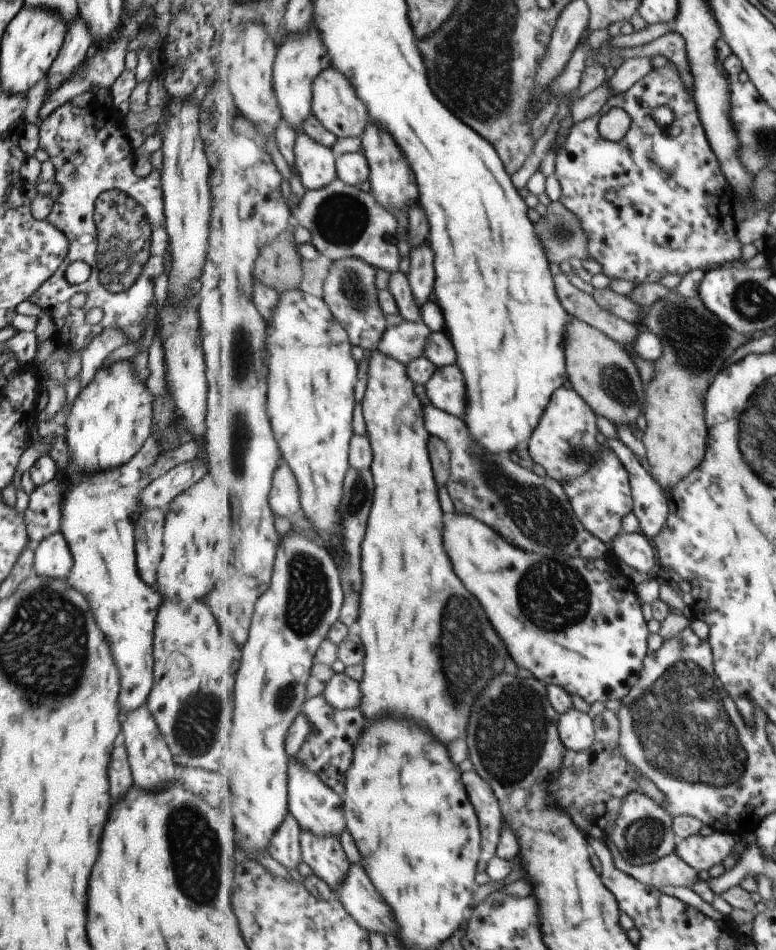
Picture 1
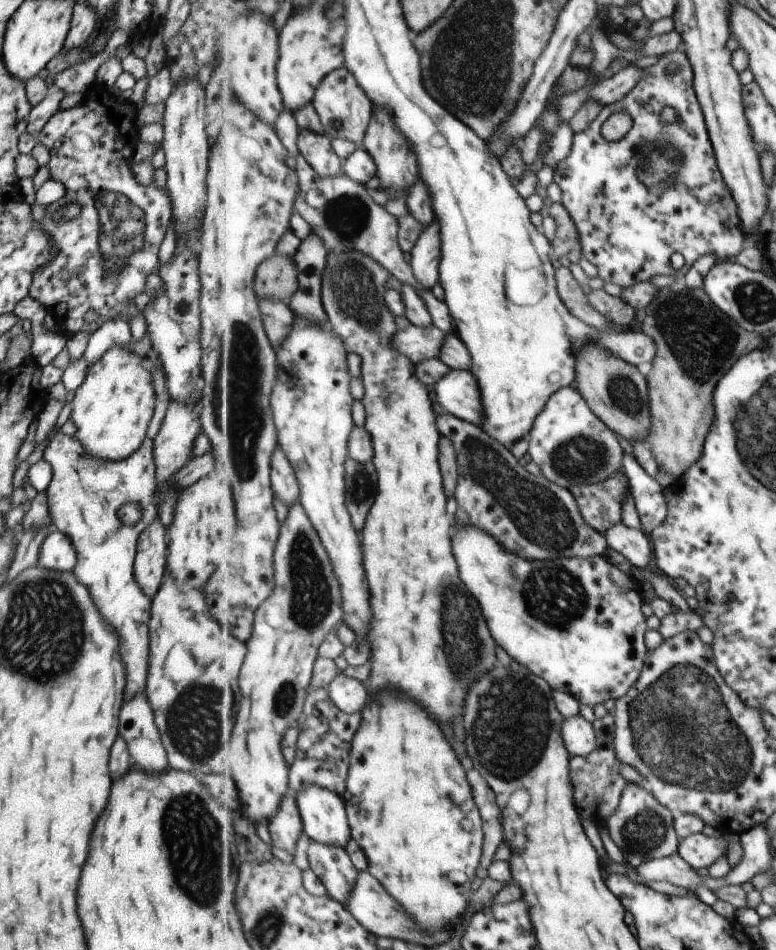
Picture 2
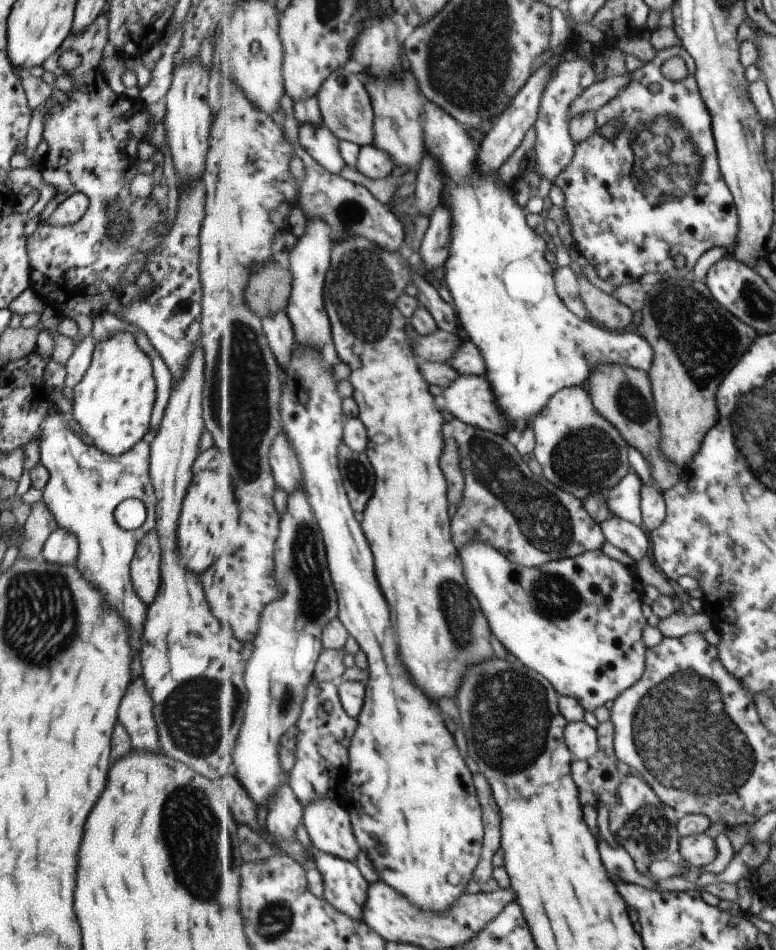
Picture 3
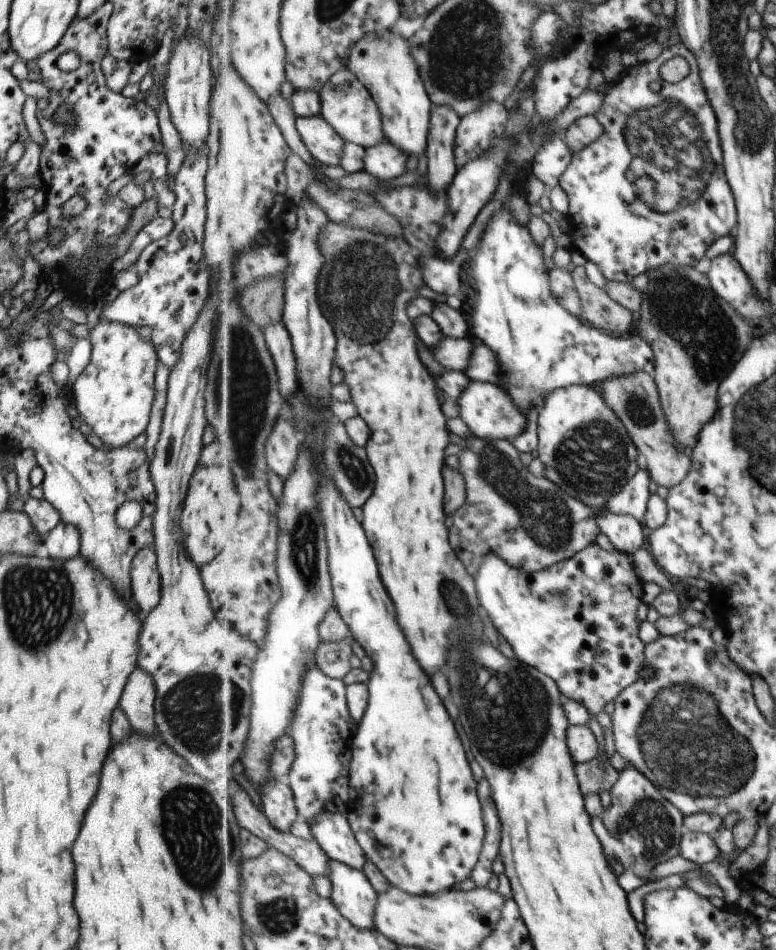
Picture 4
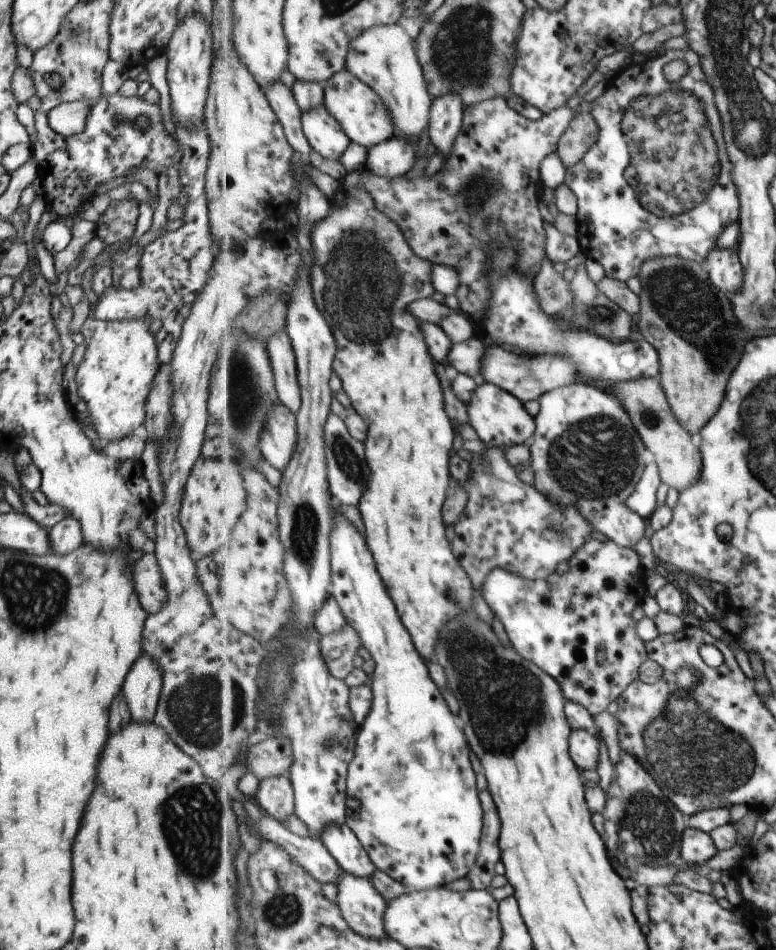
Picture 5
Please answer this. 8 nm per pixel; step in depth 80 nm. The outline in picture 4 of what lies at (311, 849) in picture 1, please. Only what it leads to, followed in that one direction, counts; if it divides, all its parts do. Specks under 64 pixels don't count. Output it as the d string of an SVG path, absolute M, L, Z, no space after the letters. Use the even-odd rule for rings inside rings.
M331 860L327 877L333 884L331 900L341 914L362 930L375 929L377 892L363 870Z

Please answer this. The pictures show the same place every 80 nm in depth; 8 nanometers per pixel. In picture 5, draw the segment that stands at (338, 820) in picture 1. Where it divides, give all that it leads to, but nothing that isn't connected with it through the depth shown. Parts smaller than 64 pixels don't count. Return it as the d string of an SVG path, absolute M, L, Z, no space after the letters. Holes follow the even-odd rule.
M349 825L328 827L321 840L345 873L371 880L378 870L365 845Z

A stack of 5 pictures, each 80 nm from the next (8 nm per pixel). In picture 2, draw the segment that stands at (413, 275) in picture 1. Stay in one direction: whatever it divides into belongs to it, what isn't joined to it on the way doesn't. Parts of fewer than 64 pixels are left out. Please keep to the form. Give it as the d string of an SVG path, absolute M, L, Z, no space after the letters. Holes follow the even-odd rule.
M433 222L421 236L421 240L411 251L411 268L417 280L417 286L431 290L439 280L439 264L441 264L441 240L439 240L439 222Z

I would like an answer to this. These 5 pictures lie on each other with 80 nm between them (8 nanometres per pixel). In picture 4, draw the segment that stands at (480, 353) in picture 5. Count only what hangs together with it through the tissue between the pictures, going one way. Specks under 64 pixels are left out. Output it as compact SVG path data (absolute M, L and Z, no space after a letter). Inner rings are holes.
M445 337L440 345L436 346L434 352L437 360L447 371L467 370L471 354L473 354L473 344L467 338L453 340L453 337Z

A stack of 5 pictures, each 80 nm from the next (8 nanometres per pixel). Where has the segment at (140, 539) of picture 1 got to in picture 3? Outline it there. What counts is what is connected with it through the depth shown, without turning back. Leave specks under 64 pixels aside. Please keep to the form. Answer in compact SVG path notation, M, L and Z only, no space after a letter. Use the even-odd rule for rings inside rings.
M147 532L137 544L135 555L130 563L131 585L135 588L137 598L149 607L160 584L159 562L161 548L157 532Z

